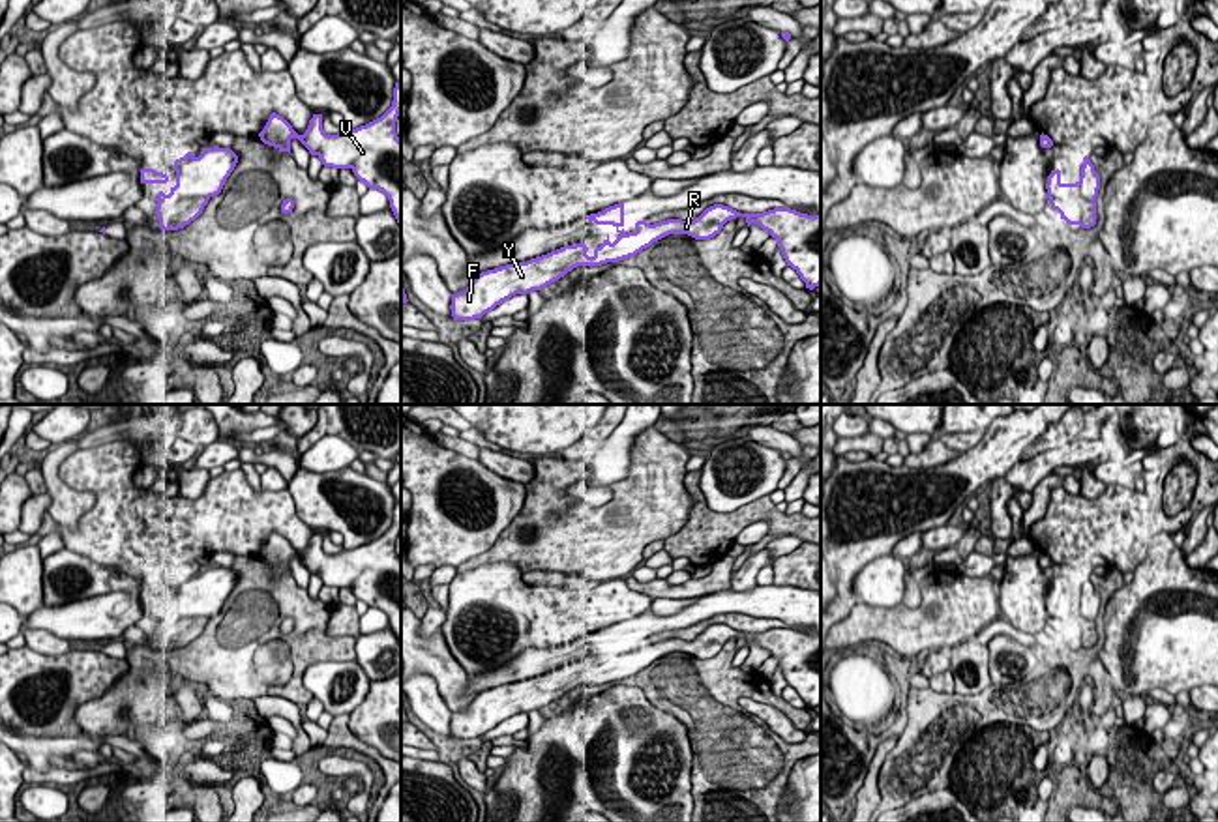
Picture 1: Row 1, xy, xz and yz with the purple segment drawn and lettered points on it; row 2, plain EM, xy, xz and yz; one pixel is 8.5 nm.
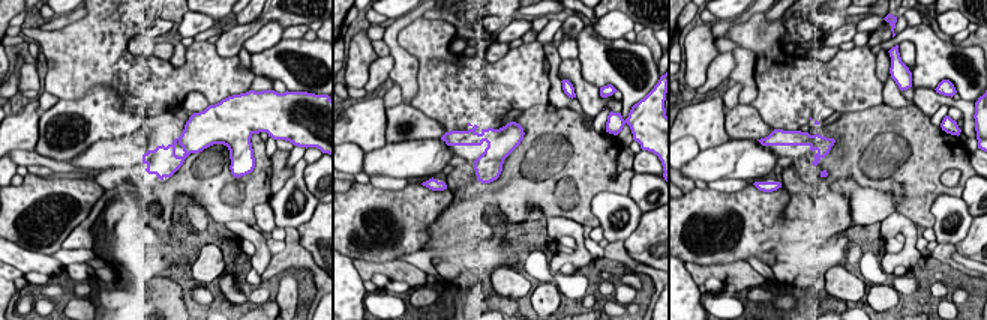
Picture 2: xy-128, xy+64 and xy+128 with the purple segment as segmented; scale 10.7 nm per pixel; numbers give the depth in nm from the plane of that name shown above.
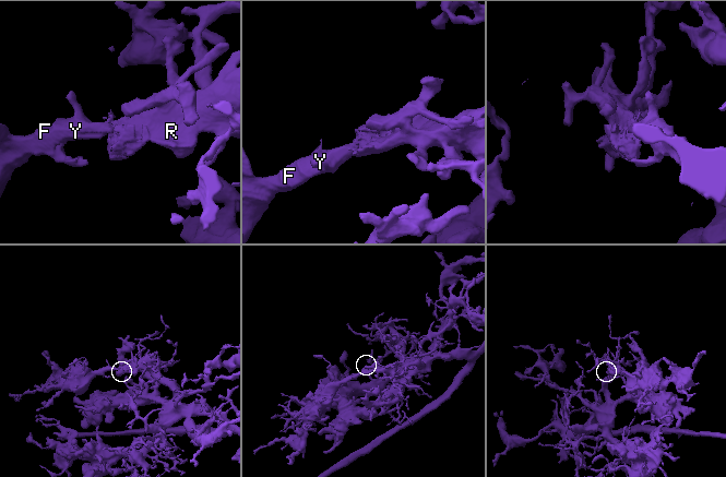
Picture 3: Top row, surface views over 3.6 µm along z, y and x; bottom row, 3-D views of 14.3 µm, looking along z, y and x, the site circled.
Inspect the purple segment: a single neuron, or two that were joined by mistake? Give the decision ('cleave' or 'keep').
keep

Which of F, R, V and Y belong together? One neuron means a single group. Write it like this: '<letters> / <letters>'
F R V Y

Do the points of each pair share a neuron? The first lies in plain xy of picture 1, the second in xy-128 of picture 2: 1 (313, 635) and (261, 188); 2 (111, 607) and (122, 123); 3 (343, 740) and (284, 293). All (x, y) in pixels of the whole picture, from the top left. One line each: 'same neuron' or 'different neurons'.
1: same neuron
2: different neurons
3: same neuron

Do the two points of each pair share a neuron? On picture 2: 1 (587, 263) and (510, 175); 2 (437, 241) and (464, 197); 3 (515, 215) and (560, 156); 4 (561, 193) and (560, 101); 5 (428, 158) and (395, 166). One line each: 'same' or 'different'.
1: different
2: same
3: same
4: different
5: same

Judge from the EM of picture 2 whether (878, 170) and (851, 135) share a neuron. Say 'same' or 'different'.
same

